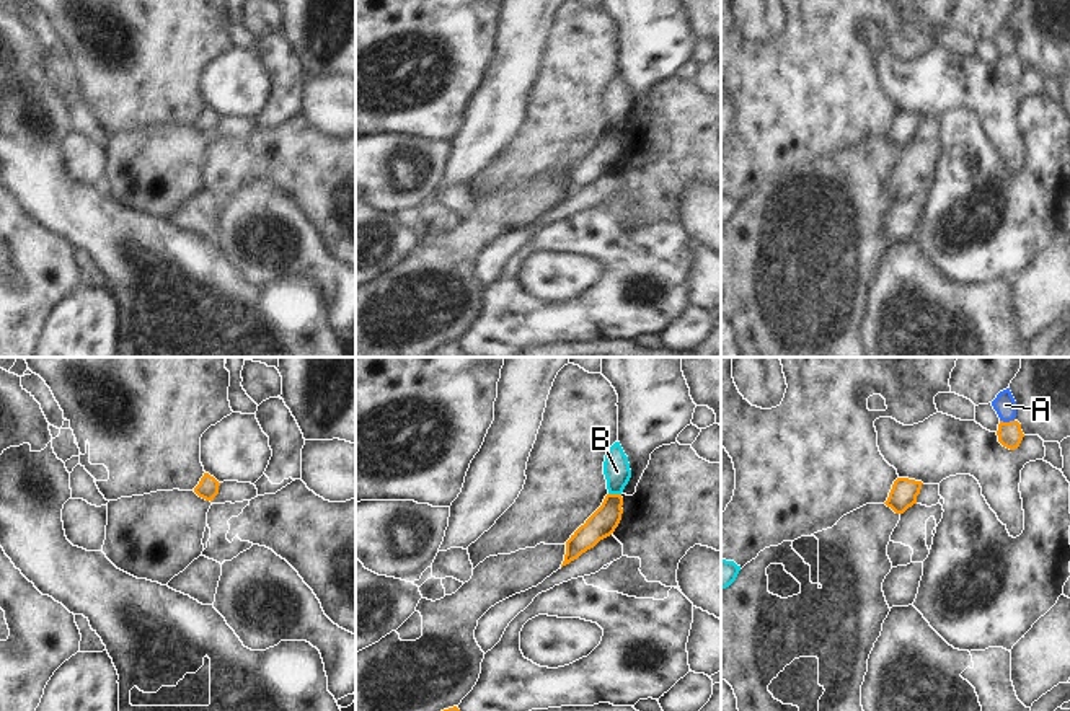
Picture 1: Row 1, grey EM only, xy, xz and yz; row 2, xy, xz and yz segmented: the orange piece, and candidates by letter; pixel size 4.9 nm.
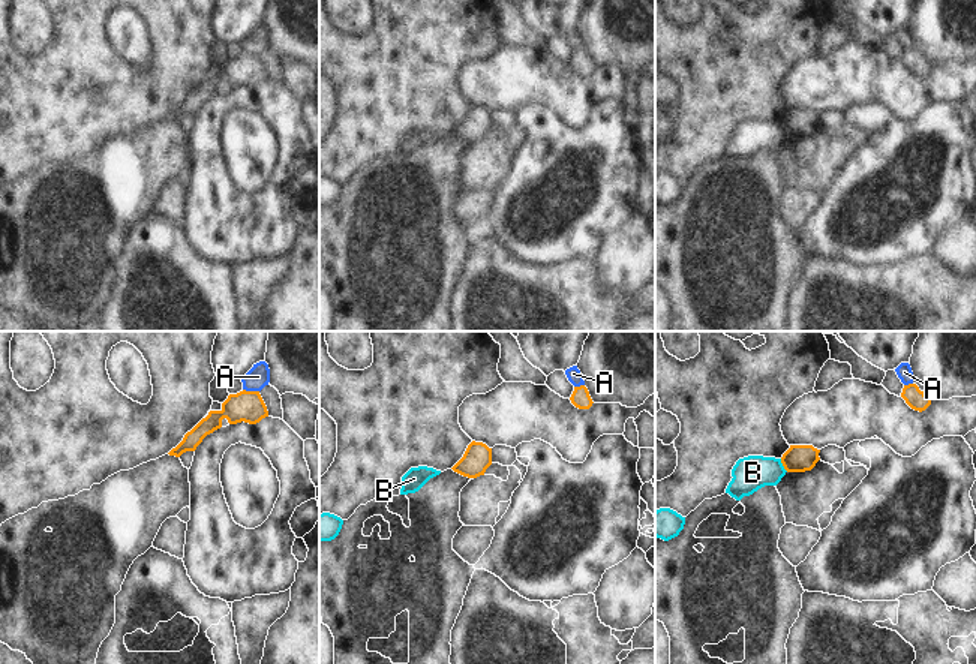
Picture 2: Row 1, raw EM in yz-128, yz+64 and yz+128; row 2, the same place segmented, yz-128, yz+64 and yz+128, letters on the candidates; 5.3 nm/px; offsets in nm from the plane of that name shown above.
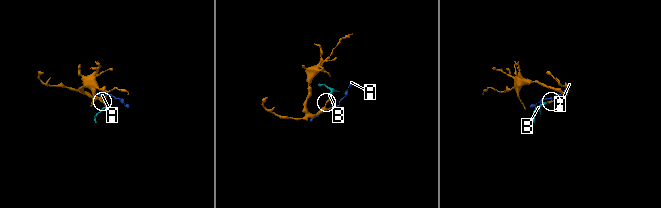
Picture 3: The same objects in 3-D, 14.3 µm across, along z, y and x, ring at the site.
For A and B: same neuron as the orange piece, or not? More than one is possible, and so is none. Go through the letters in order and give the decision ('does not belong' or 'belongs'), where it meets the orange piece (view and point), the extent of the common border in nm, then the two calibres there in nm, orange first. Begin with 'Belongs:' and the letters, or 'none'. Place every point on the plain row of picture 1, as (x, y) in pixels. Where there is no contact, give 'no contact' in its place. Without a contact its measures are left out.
Belongs: none
A: does not belong; contact yz (1007, 57); length 70 nm; calibres 120 and 110 nm
B: does not belong; contact xz (615, 129); length 60 nm; calibres 140 and 130 nm

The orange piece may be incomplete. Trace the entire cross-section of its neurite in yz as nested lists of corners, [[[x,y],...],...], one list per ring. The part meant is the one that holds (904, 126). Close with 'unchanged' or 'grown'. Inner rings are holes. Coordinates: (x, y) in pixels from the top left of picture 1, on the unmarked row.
[[[897,113],[884,139],[895,148],[904,148],[909,142],[917,139],[917,130],[920,129],[922,119],[922,116]]] | unchanged

